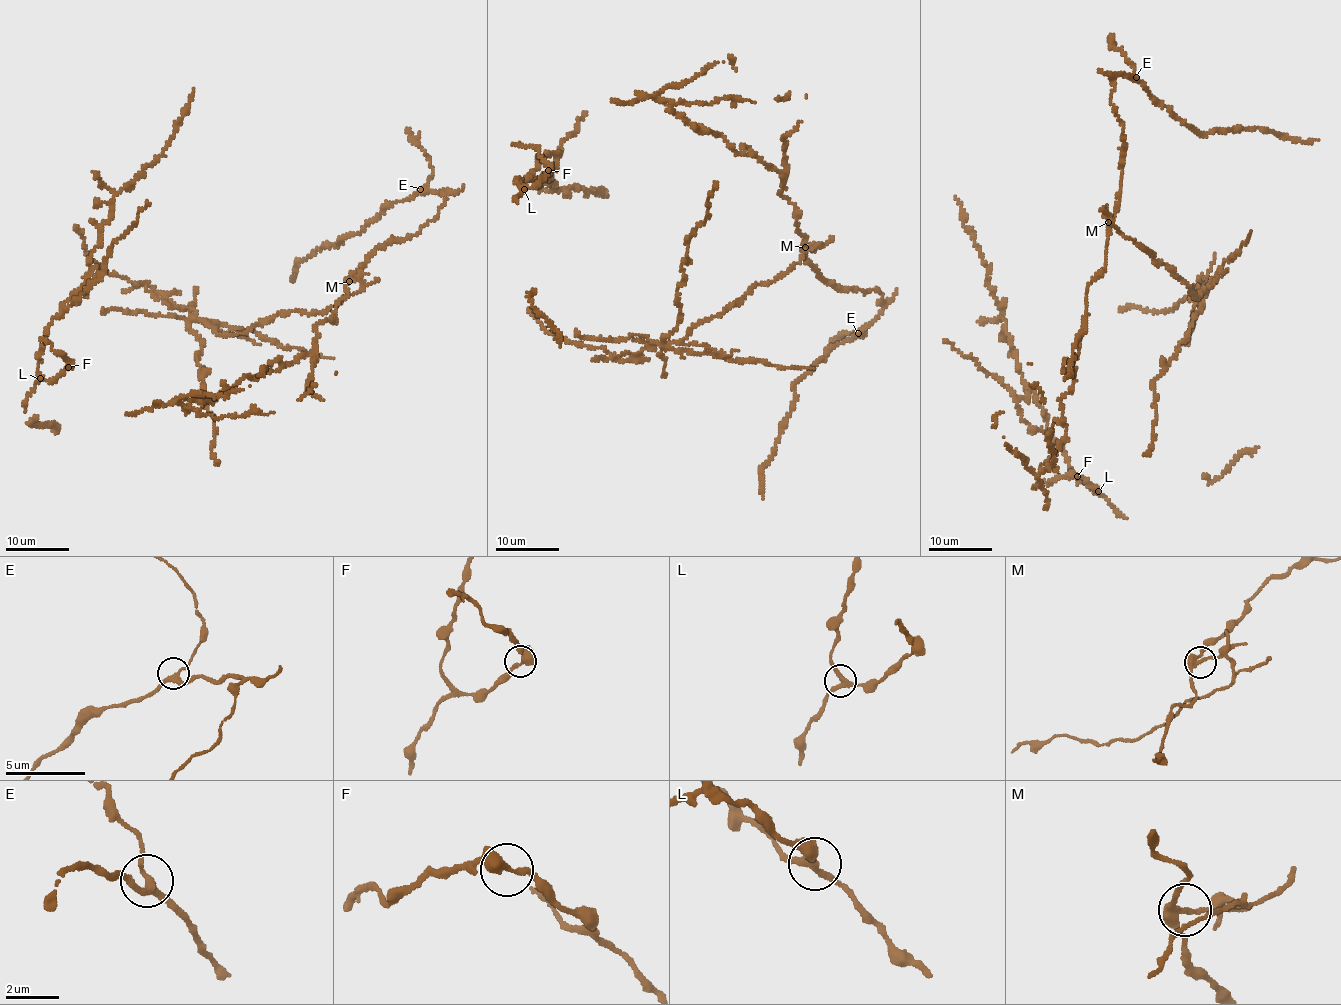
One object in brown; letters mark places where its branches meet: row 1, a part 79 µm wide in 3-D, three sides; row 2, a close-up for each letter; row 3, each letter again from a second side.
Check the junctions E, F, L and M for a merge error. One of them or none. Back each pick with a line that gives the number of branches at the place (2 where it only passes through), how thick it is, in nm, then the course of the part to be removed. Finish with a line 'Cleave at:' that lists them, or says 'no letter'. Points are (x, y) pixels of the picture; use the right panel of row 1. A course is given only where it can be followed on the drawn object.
M: 3 | 280 nm | (1109, 221), (1106, 216), (1196, 298), (1204, 292), (1177, 355), (1153, 382), (1157, 420), (1144, 456)
Cleave at: M

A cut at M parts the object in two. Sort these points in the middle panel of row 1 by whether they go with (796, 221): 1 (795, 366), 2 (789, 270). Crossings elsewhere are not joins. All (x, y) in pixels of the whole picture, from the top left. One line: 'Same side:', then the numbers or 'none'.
Same side: none

